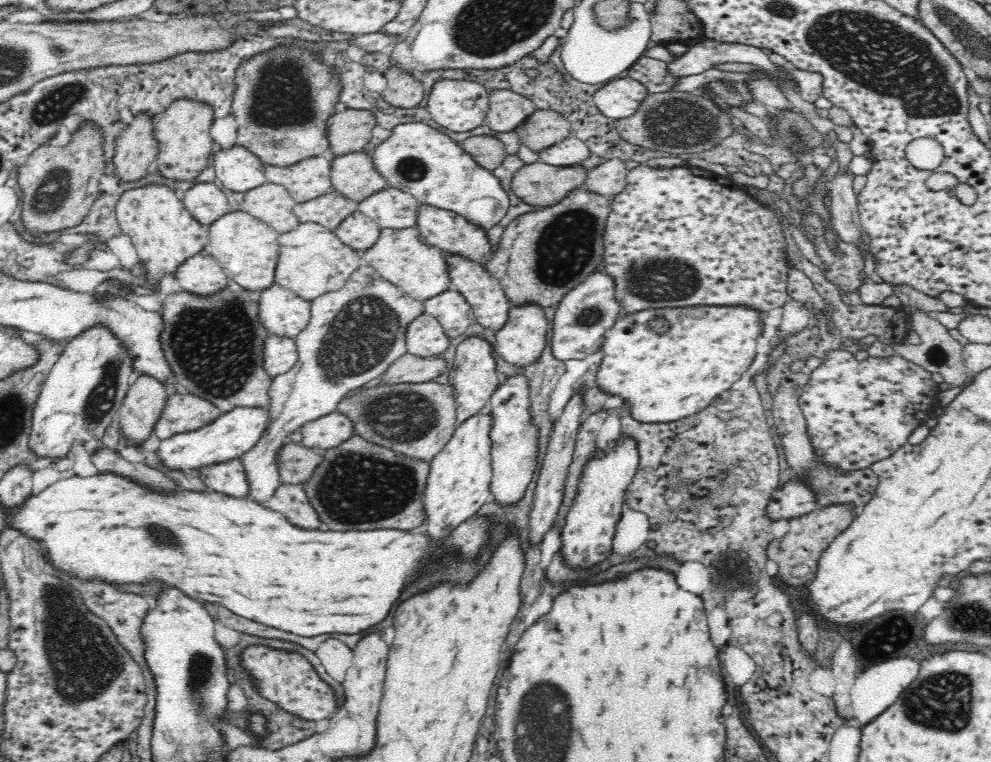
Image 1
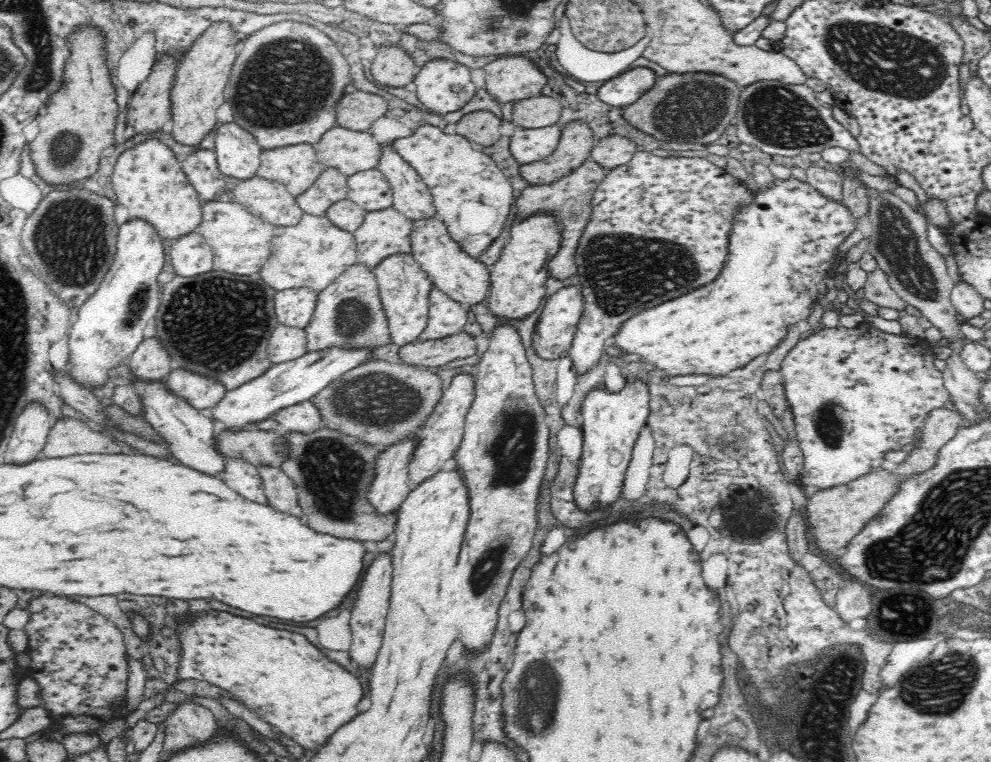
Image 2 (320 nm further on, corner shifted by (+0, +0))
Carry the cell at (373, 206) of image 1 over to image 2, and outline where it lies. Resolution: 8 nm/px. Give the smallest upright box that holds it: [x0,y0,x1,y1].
[347,168,392,211]

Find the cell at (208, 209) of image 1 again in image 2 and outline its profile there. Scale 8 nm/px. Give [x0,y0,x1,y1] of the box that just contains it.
[180,148,229,202]

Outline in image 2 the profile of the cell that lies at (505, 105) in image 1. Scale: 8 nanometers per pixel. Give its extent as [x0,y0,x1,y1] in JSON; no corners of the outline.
[483,53,547,104]

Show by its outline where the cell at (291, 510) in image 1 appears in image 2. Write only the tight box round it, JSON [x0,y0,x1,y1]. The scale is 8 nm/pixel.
[257,465,302,517]

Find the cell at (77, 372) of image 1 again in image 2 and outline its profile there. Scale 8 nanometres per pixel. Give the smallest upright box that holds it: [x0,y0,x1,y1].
[69,218,166,388]

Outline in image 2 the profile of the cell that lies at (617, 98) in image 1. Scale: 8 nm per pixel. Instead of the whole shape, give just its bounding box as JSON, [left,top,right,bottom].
[598,66,657,108]

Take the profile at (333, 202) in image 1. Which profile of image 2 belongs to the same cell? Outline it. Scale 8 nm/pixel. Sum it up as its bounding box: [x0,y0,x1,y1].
[295,166,347,216]

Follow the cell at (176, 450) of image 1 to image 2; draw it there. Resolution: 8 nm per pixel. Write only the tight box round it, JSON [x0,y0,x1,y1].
[202,346,380,429]

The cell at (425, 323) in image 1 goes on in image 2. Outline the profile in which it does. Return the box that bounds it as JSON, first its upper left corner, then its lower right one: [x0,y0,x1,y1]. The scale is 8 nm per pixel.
[372,252,432,346]

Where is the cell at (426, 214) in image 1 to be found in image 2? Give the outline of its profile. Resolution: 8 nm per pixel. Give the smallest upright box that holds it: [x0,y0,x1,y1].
[376,141,435,221]

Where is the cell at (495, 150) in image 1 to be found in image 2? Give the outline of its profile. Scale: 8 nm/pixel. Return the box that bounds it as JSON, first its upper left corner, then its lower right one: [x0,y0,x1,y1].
[455,110,500,147]

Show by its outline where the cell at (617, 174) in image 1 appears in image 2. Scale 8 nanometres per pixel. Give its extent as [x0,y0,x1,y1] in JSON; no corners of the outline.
[590,134,637,170]

